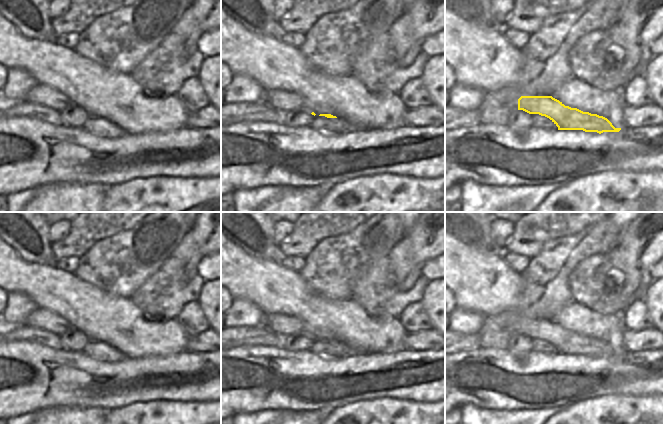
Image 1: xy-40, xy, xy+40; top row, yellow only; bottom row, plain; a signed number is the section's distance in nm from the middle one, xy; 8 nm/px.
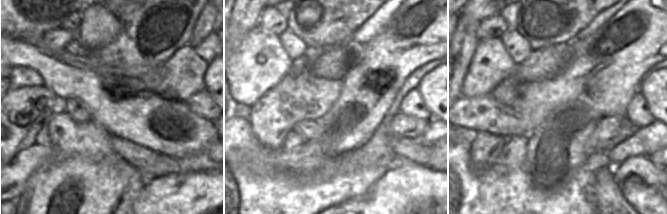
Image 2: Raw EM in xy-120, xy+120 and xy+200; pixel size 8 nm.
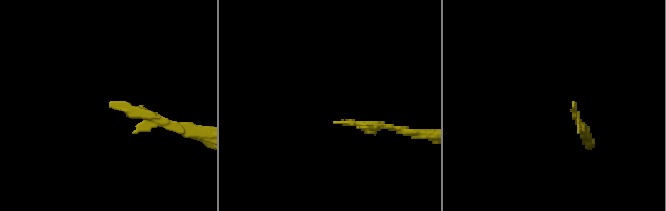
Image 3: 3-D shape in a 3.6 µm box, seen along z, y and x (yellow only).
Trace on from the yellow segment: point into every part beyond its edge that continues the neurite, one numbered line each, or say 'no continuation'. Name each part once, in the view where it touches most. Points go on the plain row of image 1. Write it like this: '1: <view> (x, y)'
1: xy (282, 324)

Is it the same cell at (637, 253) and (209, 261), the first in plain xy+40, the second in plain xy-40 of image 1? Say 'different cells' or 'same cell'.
different cells

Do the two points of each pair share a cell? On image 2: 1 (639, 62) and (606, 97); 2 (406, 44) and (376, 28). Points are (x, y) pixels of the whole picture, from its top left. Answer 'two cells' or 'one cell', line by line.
1: one cell
2: two cells

